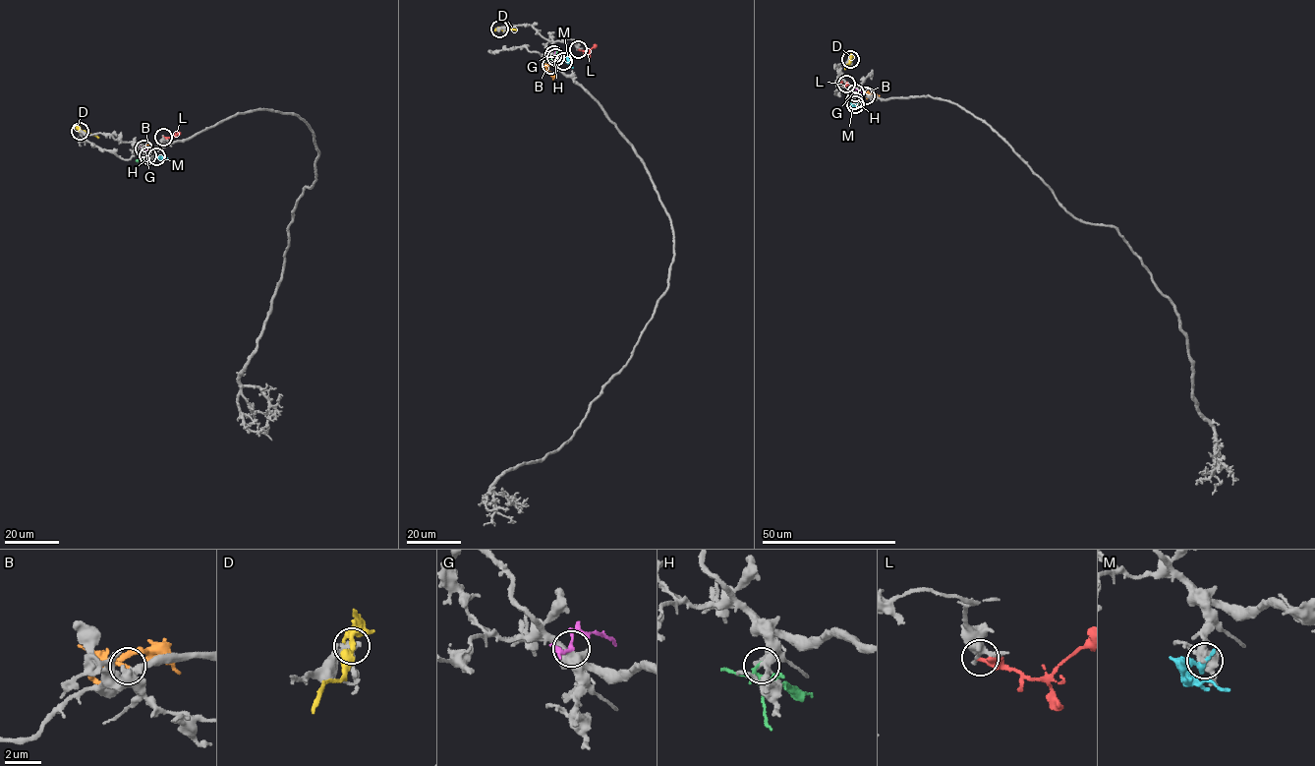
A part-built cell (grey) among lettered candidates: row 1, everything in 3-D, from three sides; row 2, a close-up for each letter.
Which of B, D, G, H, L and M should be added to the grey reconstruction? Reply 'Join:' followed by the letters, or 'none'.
Join: B

